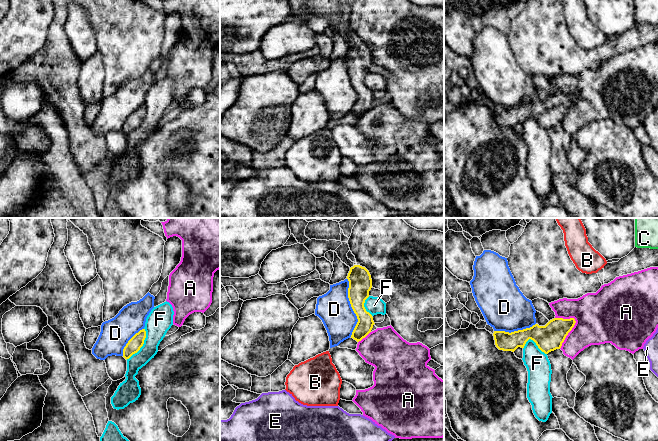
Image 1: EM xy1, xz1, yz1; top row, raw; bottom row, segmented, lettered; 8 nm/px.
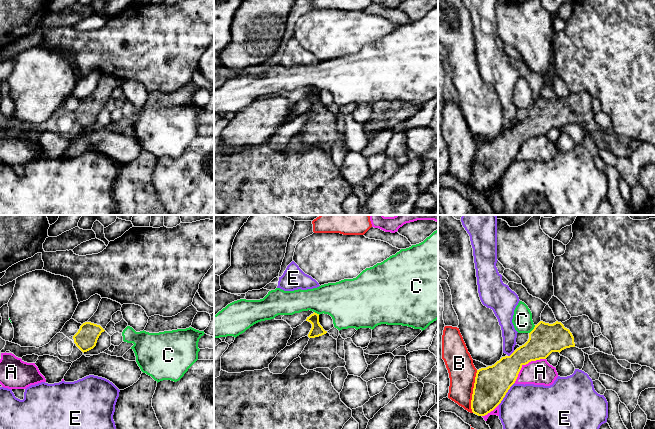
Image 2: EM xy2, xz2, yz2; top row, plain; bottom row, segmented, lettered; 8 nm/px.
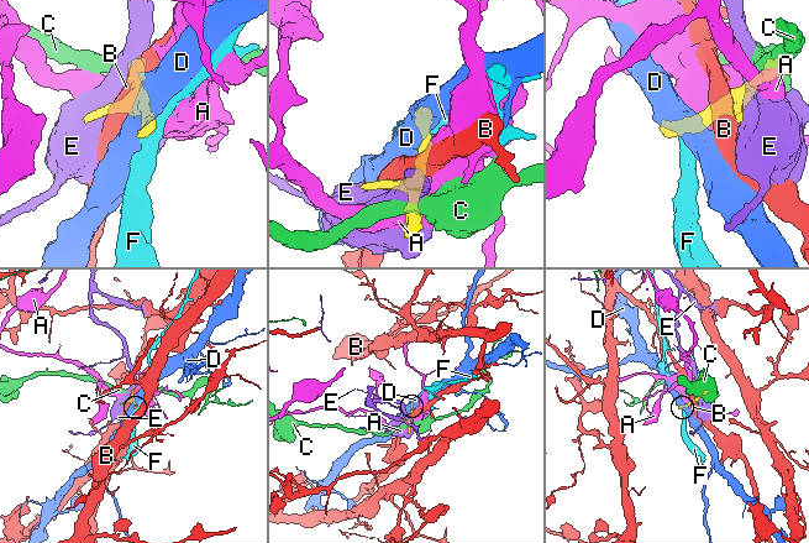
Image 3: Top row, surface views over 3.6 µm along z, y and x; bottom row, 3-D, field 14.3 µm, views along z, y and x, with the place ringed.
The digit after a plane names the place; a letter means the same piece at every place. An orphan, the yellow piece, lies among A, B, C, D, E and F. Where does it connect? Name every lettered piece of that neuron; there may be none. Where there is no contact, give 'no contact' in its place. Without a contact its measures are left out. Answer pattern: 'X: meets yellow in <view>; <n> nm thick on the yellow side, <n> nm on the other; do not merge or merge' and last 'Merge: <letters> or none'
A: meets yellow in yz1; 220 nm thick on the yellow side, 360 nm on the other; do not merge
B: meets yellow in yz2; 280 nm thick on the yellow side, 220 nm on the other; do not merge
C: meets yellow in yz2; 240 nm thick on the yellow side, 160 nm on the other; do not merge
D: meets yellow in xz1; 190 nm thick on the yellow side, 280 nm on the other; do not merge
E: meets yellow in yz2; 280 nm thick on the yellow side, 360 nm on the other; do not merge
F: meets yellow in xy1; 110 nm thick on the yellow side, 200 nm on the other; do not merge
Merge: none

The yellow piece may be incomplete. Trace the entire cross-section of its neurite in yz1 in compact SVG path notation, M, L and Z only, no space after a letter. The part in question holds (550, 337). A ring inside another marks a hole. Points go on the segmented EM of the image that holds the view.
M554 318L545 326L533 325L530 328L514 332L494 331L495 345L499 350L514 352L518 347L524 348L526 342L533 340L538 348L548 354L560 349L568 333L574 327L574 318Z

